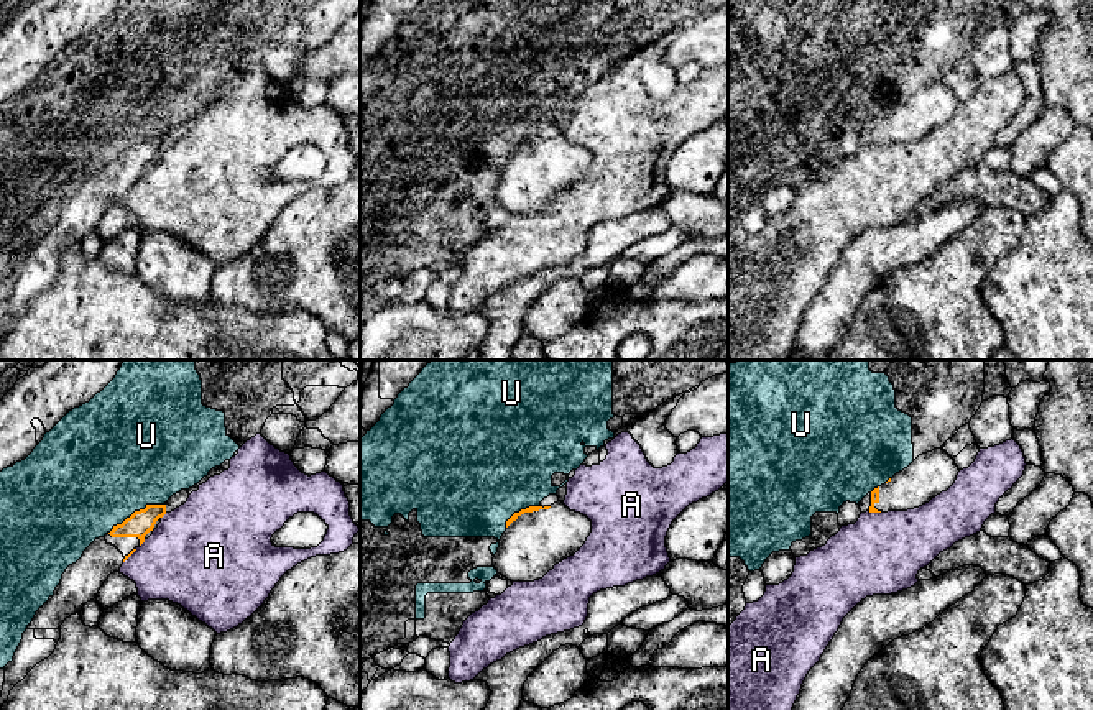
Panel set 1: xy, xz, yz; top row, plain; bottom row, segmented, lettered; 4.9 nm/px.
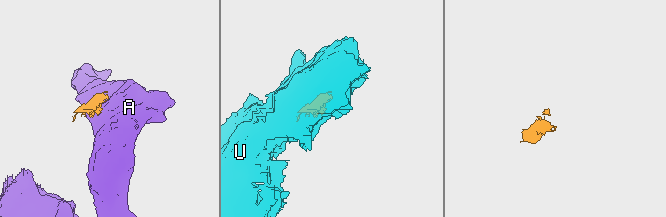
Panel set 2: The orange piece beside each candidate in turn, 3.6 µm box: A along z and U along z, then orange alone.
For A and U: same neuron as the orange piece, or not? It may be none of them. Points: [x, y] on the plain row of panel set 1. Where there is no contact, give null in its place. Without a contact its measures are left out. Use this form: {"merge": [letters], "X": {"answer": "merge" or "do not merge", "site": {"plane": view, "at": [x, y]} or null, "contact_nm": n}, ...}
{"merge": [], "A": {"answer": "do not merge", "site": {"plane": "yz", "at": [875, 143]}, "contact_nm": 70}, "U": {"answer": "do not merge", "site": {"plane": "xy", "at": [137, 143]}, "contact_nm": 320}}

